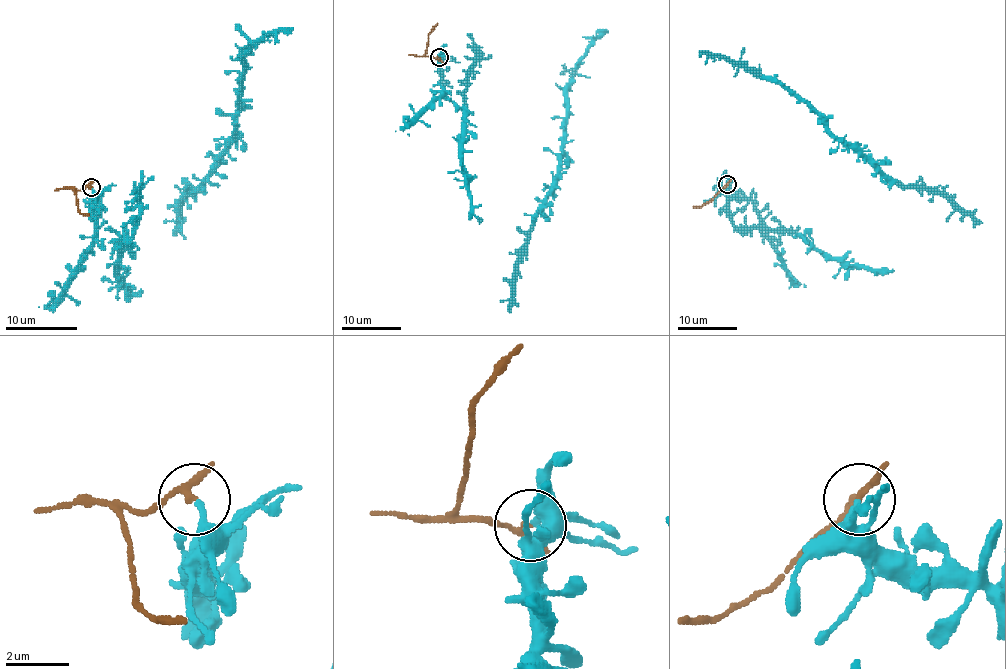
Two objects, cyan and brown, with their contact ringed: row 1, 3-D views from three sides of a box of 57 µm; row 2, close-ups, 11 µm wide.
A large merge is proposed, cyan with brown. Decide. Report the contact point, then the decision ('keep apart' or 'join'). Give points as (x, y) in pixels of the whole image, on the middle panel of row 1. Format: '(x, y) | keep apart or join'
(439, 57) | keep apart

